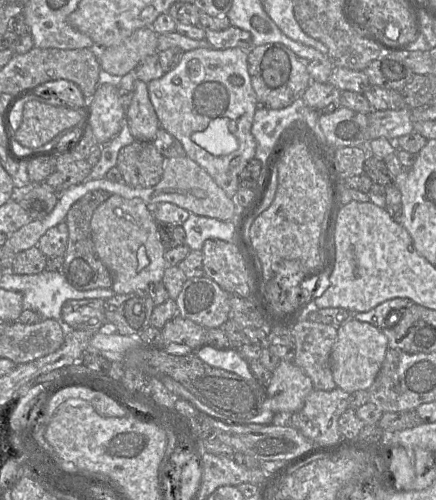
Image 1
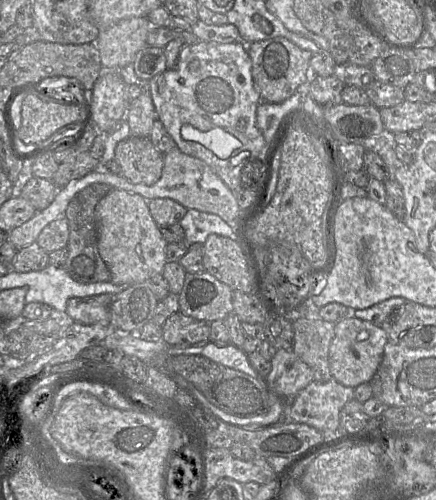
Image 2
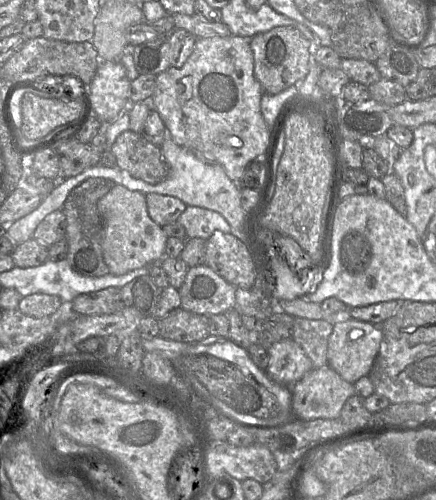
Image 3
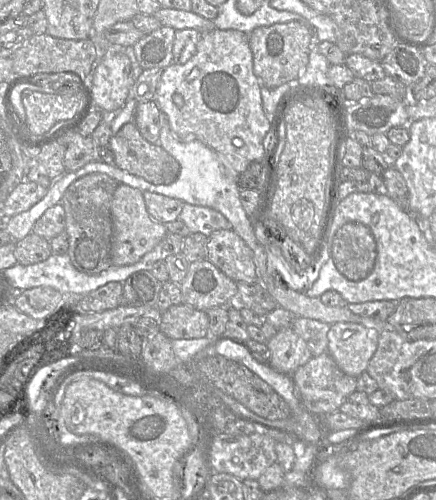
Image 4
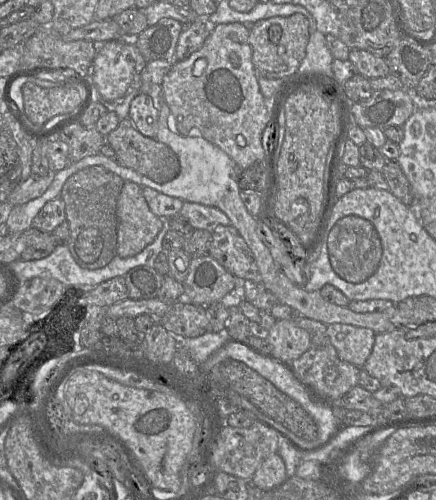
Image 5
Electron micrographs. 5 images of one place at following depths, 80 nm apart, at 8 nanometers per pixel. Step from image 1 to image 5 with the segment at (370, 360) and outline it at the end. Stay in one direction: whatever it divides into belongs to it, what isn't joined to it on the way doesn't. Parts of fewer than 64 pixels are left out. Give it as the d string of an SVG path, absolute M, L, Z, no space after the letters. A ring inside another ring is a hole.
M334 323L327 326L327 336L341 360L362 369L371 354L376 334L369 328Z

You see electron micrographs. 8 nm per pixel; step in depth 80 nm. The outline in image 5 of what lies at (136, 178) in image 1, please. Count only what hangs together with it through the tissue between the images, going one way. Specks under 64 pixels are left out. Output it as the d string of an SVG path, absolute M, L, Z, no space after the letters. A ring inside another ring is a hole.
M128 118L120 120L117 127L105 137L105 141L114 151L114 159L119 165L129 168L156 183L170 182L177 177L180 171L177 155L156 138L142 135Z

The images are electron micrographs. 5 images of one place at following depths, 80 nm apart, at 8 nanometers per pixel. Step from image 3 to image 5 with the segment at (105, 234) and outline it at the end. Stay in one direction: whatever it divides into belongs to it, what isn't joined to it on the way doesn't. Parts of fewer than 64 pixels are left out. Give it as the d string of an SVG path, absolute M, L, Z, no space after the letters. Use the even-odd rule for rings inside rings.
M124 181L118 195L116 218L116 255L121 258L140 253L163 228L163 219L150 211L142 188L130 181Z

